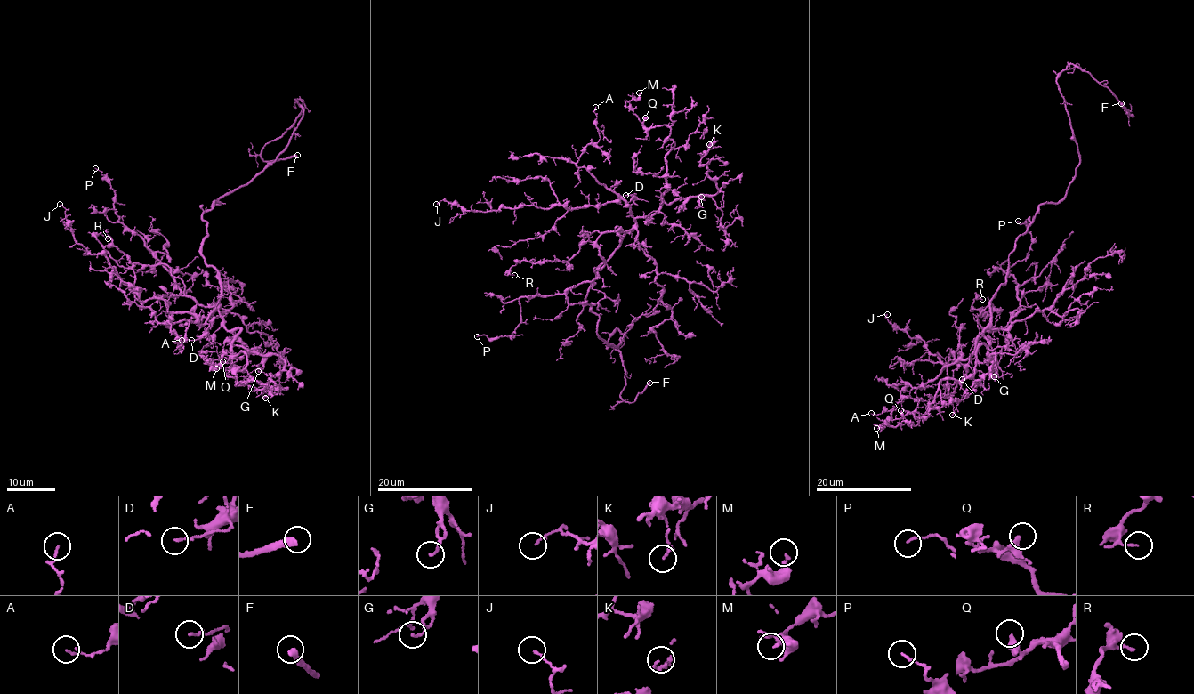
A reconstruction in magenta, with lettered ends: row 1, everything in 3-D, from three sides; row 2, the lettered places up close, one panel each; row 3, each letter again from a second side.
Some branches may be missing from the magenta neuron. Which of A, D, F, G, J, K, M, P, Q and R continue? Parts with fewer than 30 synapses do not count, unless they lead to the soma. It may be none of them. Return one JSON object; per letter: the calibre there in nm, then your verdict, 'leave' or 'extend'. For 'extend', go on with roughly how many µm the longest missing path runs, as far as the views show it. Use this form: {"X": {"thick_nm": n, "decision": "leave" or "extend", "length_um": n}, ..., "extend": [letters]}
{"A": {"thick_nm": 80, "decision": "leave"}, "D": {"thick_nm": 120, "decision": "leave"}, "F": {"thick_nm": 320, "decision": "extend", "length_um": 30}, "G": {"thick_nm": 110, "decision": "leave"}, "J": {"thick_nm": 130, "decision": "leave"}, "K": {"thick_nm": 130, "decision": "leave"}, "M": {"thick_nm": 170, "decision": "leave"}, "P": {"thick_nm": 120, "decision": "leave"}, "Q": {"thick_nm": 400, "decision": "leave"}, "R": {"thick_nm": 120, "decision": "leave"}, "extend": ["F"]}

